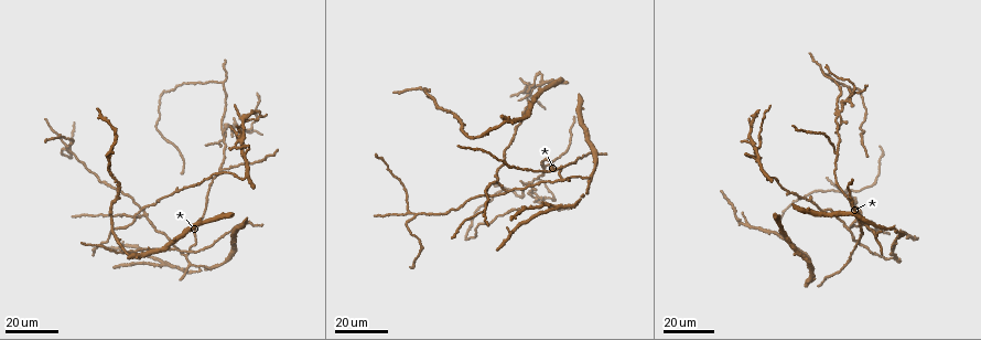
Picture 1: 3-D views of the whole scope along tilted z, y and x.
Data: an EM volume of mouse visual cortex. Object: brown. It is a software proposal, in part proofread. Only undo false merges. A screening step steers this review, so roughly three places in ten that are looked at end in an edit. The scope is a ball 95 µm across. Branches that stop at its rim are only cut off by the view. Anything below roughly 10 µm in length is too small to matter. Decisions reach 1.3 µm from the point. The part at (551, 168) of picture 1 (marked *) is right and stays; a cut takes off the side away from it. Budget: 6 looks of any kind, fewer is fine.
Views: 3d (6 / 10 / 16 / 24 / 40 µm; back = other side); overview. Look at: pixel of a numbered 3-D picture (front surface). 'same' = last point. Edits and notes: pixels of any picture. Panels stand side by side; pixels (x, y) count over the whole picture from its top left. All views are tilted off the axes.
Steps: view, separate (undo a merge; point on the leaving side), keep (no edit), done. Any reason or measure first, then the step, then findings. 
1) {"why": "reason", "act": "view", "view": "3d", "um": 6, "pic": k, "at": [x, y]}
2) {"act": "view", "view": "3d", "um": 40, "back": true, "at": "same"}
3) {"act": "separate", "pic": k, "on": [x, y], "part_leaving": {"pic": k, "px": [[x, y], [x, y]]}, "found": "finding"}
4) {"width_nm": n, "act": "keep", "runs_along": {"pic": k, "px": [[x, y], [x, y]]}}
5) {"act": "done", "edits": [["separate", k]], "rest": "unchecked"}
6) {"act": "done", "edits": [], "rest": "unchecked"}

{"why": "three-way junction", "act": "view", "view": "3d", "um": 24, "pic": 1, "at": [837, 150]}

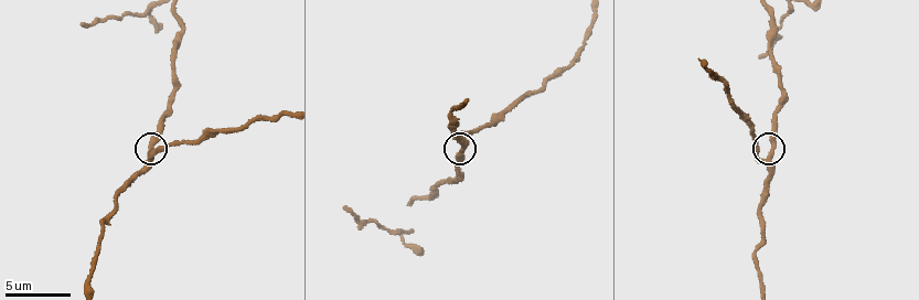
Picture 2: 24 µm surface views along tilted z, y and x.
{"why": "zoom in", "act": "view", "view": "3d", "um": 6, "pic": 2, "at": [764, 159]}

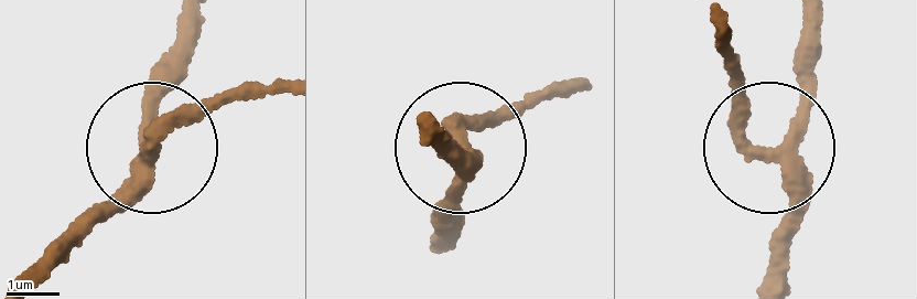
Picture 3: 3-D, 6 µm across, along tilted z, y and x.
{"act": "view", "view": "3d", "um": 6, "back": true, "pic": 3, "at": [771, 155]}

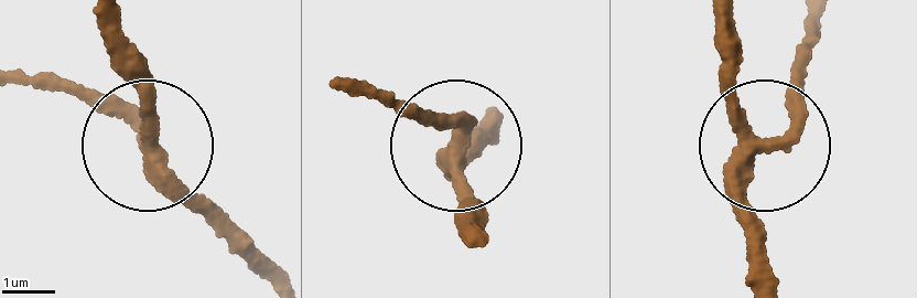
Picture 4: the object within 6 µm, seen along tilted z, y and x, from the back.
{"arms": 3, "act": "keep", "found": "all the same neuron"}

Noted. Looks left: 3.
{"act": "view", "view": "3d", "um": 24, "pic": 1, "at": [755, 148]}

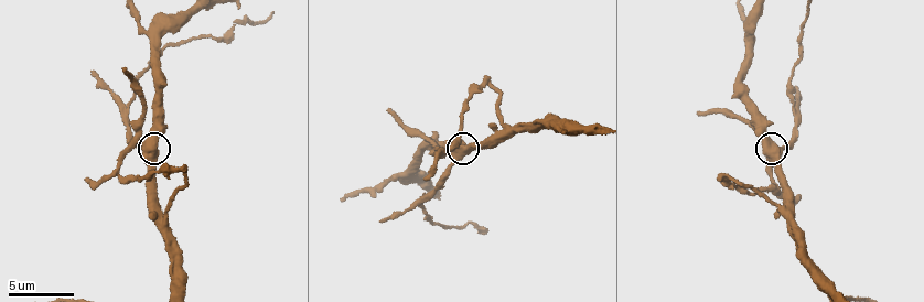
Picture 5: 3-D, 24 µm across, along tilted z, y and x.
{"why": "closer look", "act": "view", "view": "3d", "um": 10, "pic": 5, "at": [455, 155]}

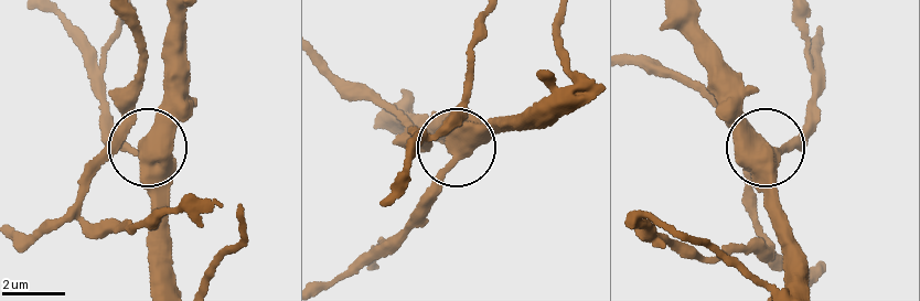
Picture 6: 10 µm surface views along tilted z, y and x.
{"side_arm_um": 20, "act": "keep", "runs_along": {"pic": 6, "px": [[177, 278], [168, 183], [150, 140], [171, 72]]}, "found": "all the same neuron"}

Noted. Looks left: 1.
{"act": "done", "edits": [], "rest": "unchecked"}

